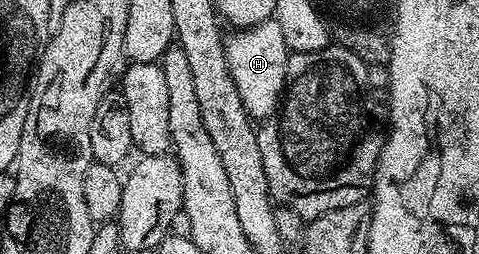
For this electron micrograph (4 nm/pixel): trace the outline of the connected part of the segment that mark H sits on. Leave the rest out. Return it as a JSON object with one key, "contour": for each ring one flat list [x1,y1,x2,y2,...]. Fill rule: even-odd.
{"contour":[[272,17,232,32,233,35,224,39,231,80,235,80,239,100,243,100,250,118,264,120,276,111,285,88,285,65,291,51,283,40,283,28,279,28,276,17]]}

